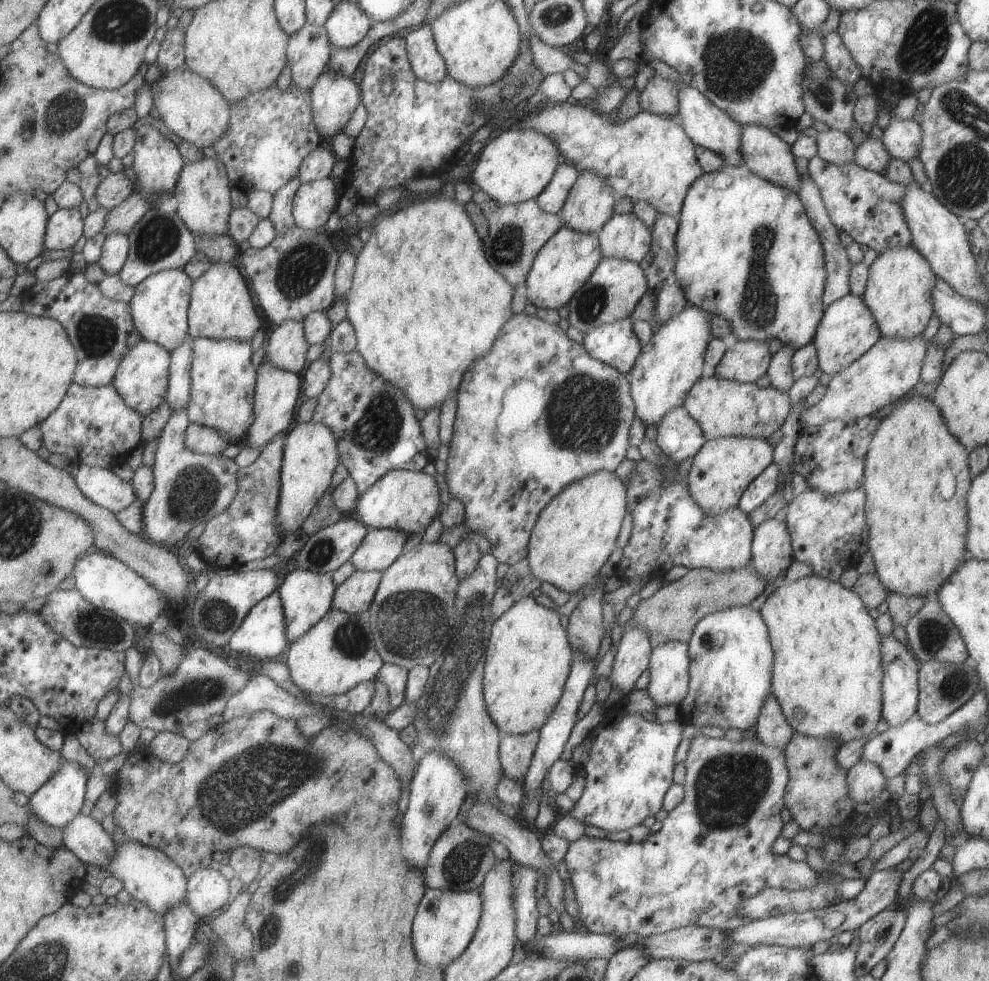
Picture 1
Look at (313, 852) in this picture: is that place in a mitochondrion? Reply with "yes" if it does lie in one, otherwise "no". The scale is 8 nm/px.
yes

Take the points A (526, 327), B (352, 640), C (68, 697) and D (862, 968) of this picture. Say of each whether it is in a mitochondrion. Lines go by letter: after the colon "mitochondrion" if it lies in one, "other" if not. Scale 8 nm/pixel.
A: other
B: mitochondrion
C: other
D: other

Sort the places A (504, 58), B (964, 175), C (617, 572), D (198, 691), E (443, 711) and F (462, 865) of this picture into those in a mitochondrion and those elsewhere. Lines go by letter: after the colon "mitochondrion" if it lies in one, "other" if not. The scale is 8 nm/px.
A: other
B: mitochondrion
C: other
D: mitochondrion
E: mitochondrion
F: mitochondrion

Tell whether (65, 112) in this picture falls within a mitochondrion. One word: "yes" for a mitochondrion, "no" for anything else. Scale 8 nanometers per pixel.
yes

